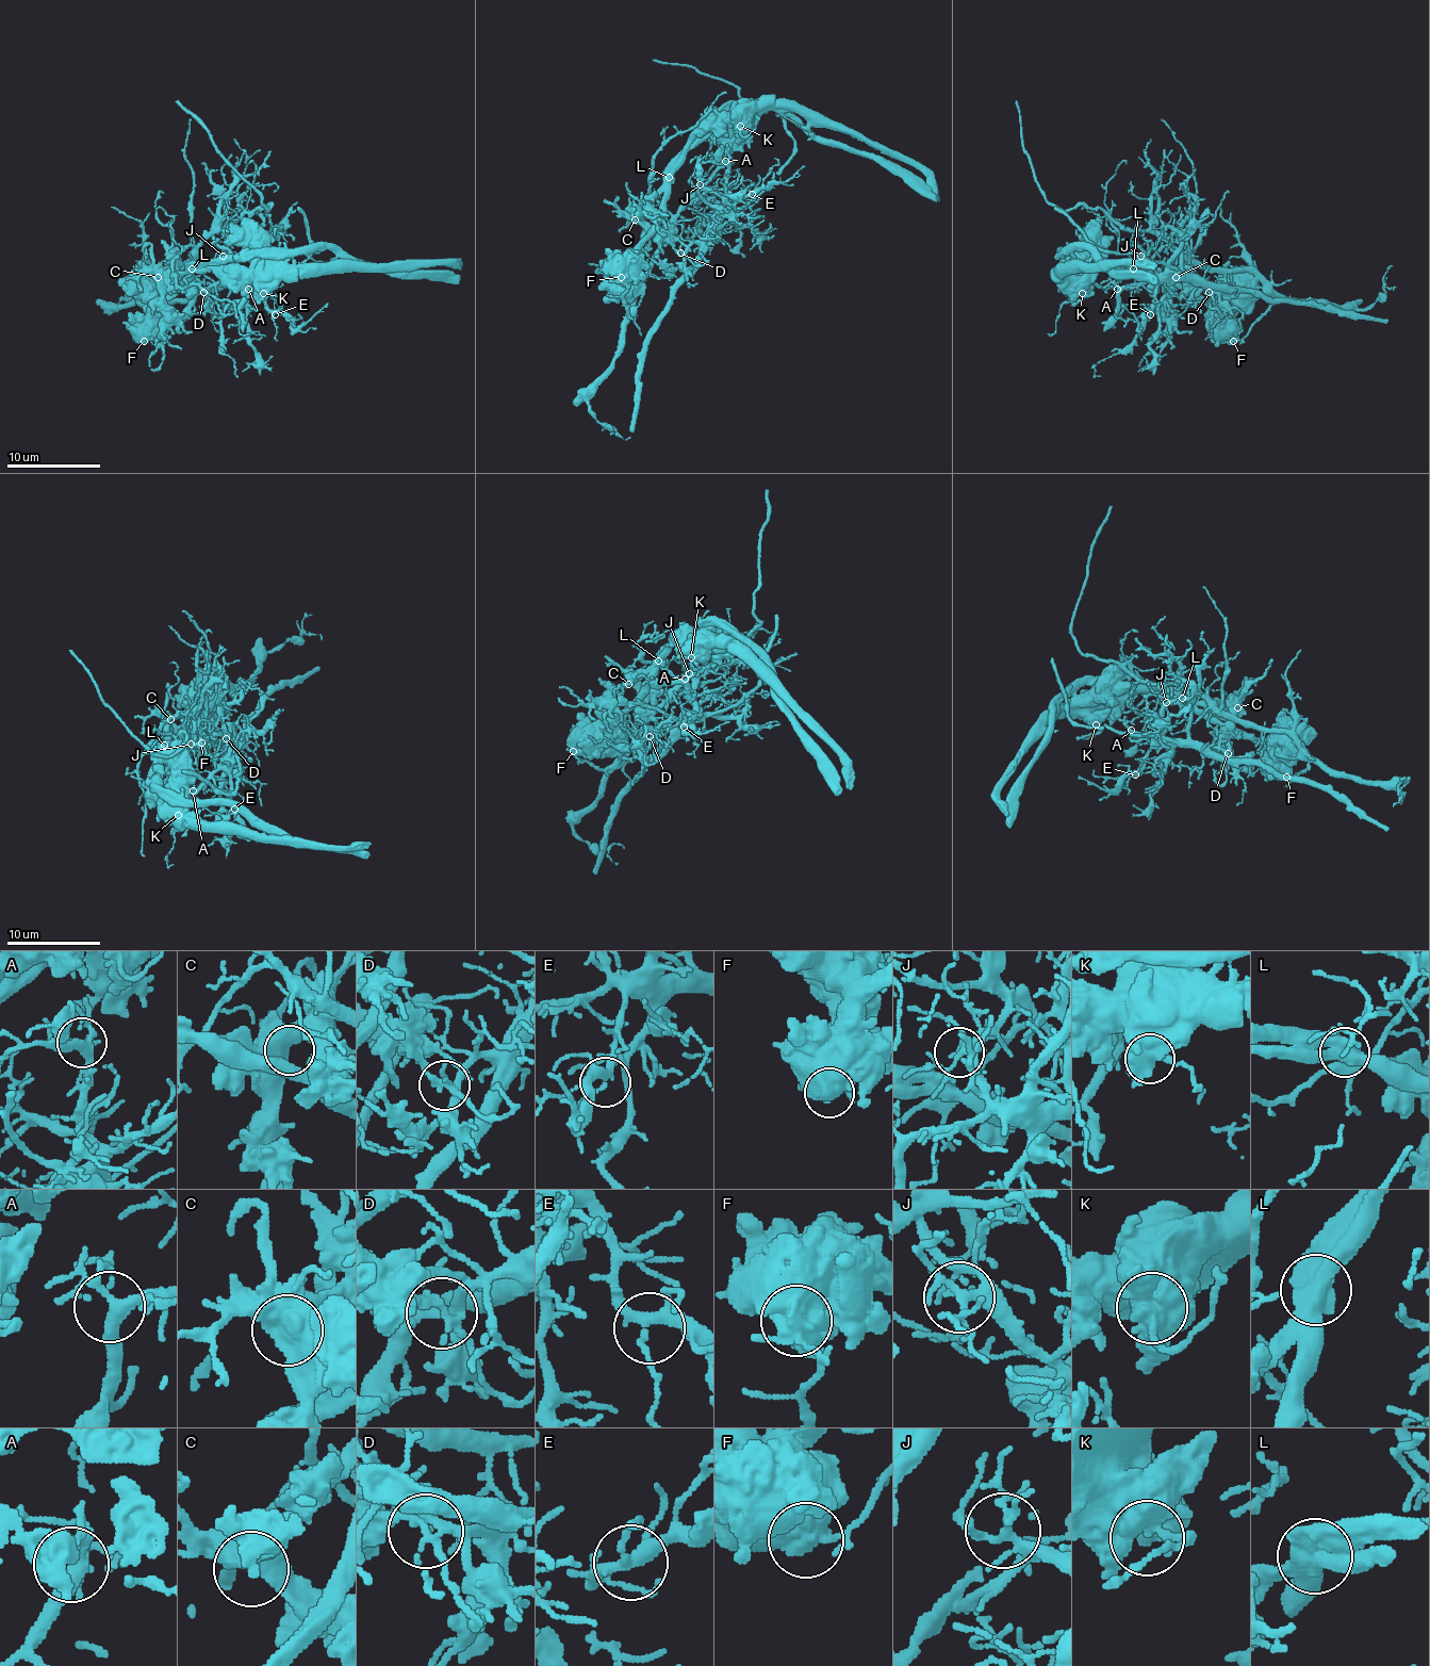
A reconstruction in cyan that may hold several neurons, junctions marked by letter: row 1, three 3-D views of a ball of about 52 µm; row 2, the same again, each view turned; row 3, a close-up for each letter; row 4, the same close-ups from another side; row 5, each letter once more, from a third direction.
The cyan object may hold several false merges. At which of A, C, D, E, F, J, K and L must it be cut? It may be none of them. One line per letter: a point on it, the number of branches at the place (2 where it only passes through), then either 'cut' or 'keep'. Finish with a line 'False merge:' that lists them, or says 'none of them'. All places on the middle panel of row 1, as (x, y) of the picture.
A: (725, 161) | 4 | keep
C: (635, 219) | 2 | keep
D: (680, 252) | 4 | cut
E: (752, 194) | 4 | keep
F: (621, 277) | 3 | cut
J: (700, 184) | 7 | keep
K: (740, 126) | 3 | keep
L: (669, 177) | 2 | cut
False merge: D, F, L

